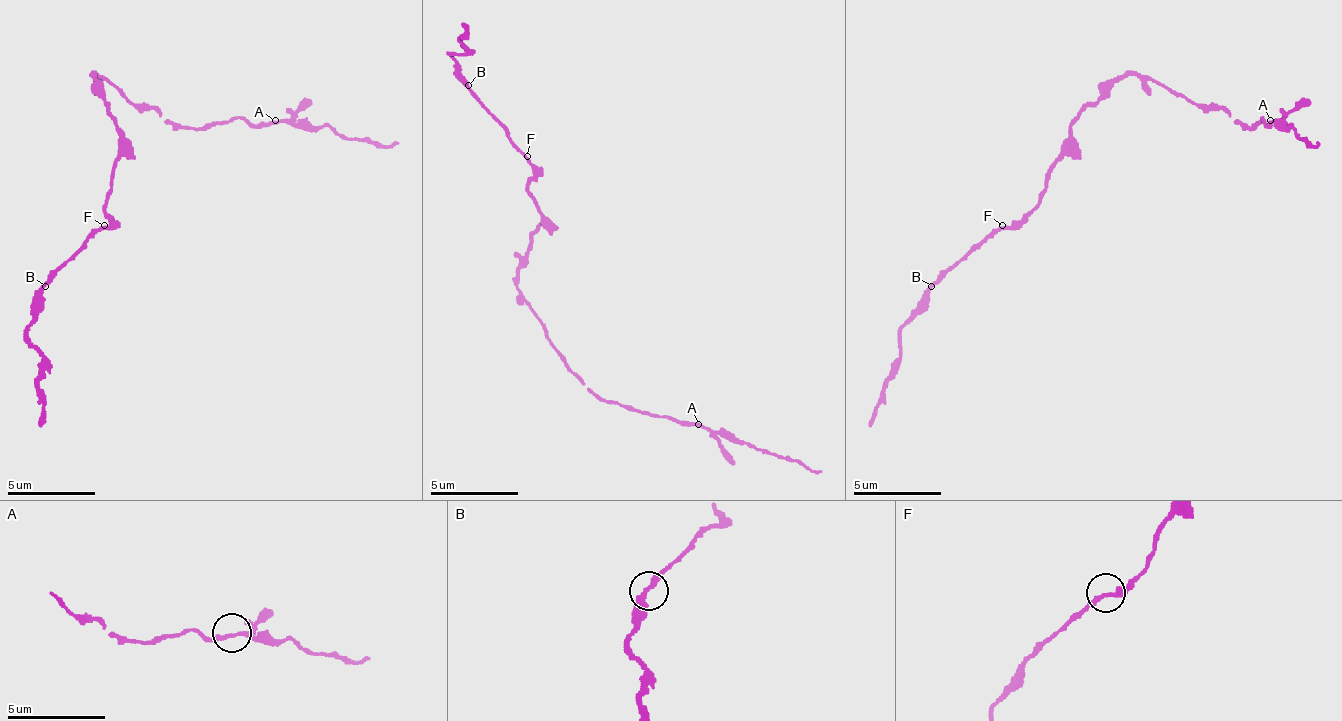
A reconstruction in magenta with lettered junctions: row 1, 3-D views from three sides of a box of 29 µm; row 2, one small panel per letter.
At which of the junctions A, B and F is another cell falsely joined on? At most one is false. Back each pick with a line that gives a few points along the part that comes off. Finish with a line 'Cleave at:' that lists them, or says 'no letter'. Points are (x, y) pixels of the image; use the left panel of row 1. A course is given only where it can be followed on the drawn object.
Cleave at: no letter

